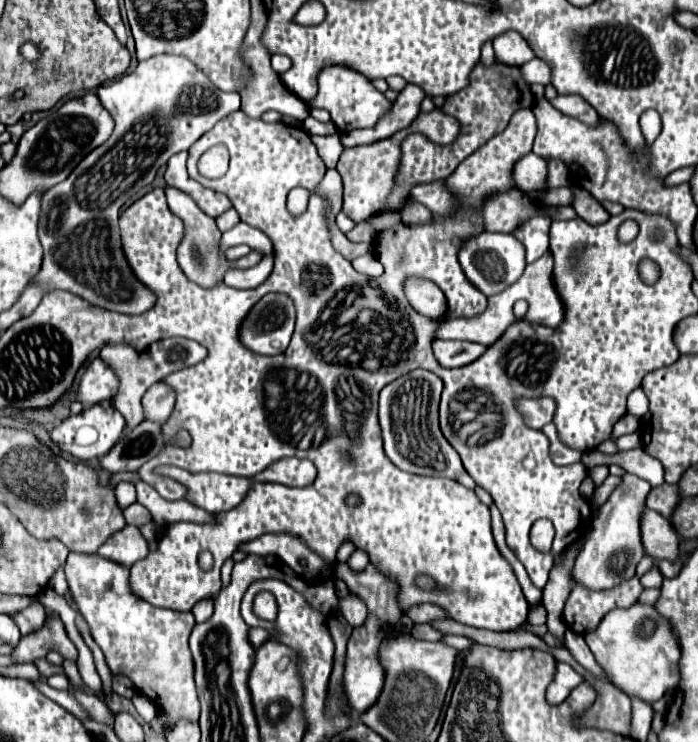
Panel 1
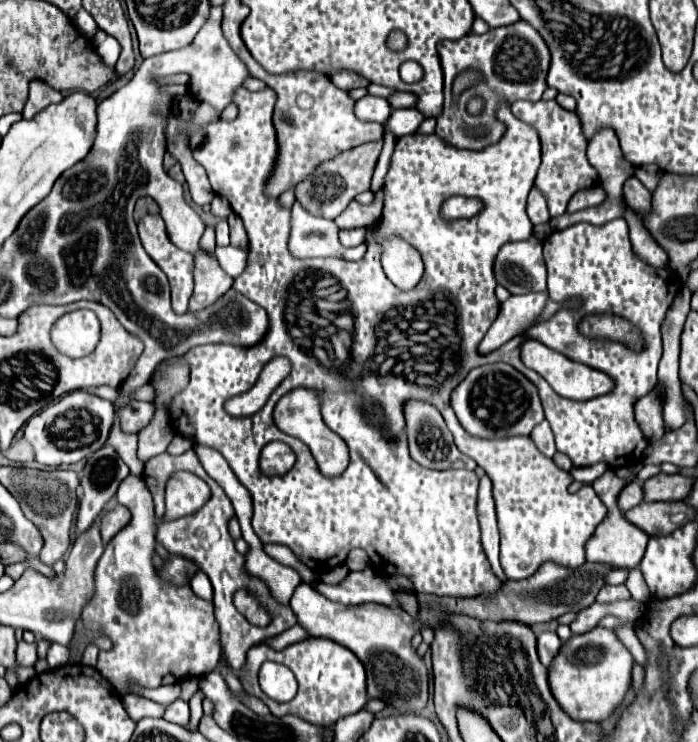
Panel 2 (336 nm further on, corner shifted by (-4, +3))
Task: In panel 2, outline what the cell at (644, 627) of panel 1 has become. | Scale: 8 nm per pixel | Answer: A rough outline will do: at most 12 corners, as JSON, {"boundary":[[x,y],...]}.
{"boundary":[[597,626],[549,666],[567,716],[601,722],[623,702],[633,656]]}

